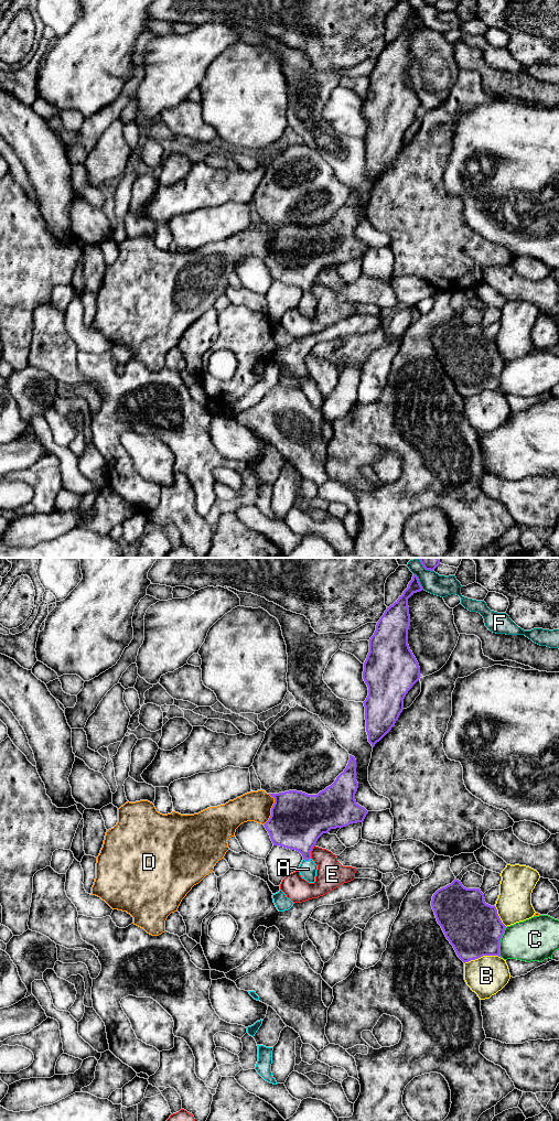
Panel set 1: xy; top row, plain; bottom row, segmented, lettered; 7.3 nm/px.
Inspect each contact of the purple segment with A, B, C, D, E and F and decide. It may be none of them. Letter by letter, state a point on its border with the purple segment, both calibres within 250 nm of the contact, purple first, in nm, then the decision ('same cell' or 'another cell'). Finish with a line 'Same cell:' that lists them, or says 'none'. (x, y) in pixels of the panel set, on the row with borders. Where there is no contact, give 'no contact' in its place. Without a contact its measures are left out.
A: contact xy (307, 860); calibres 340 and 130 nm; same cell
B: contact xy (482, 956); calibres 400 and 280 nm; another cell
C: contact xy (500, 941); calibres 400 and 320 nm; another cell
D: contact xy (271, 809); calibres 400 and 220 nm; another cell
E: contact xy (311, 850); calibres 400 and 200 nm; another cell
F: contact xy (418, 581); calibres 140 and 150 nm; another cell
Same cell: A

